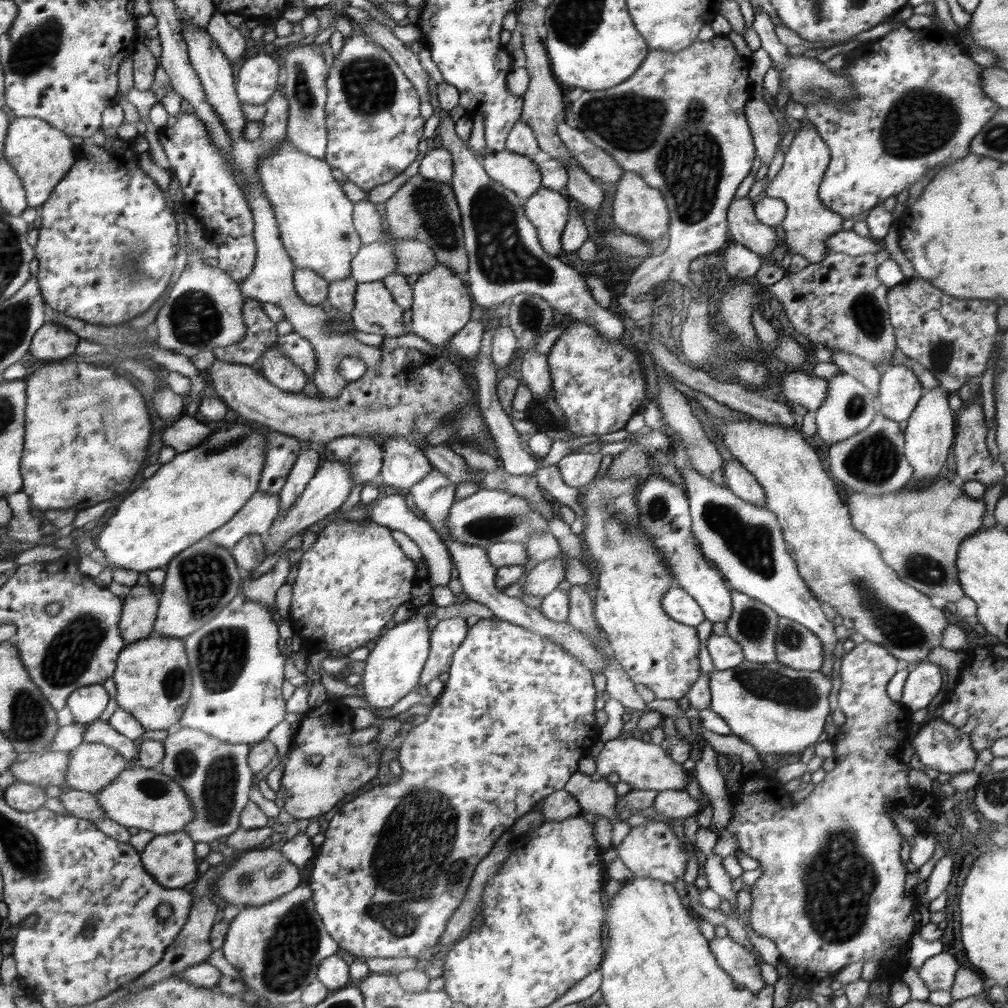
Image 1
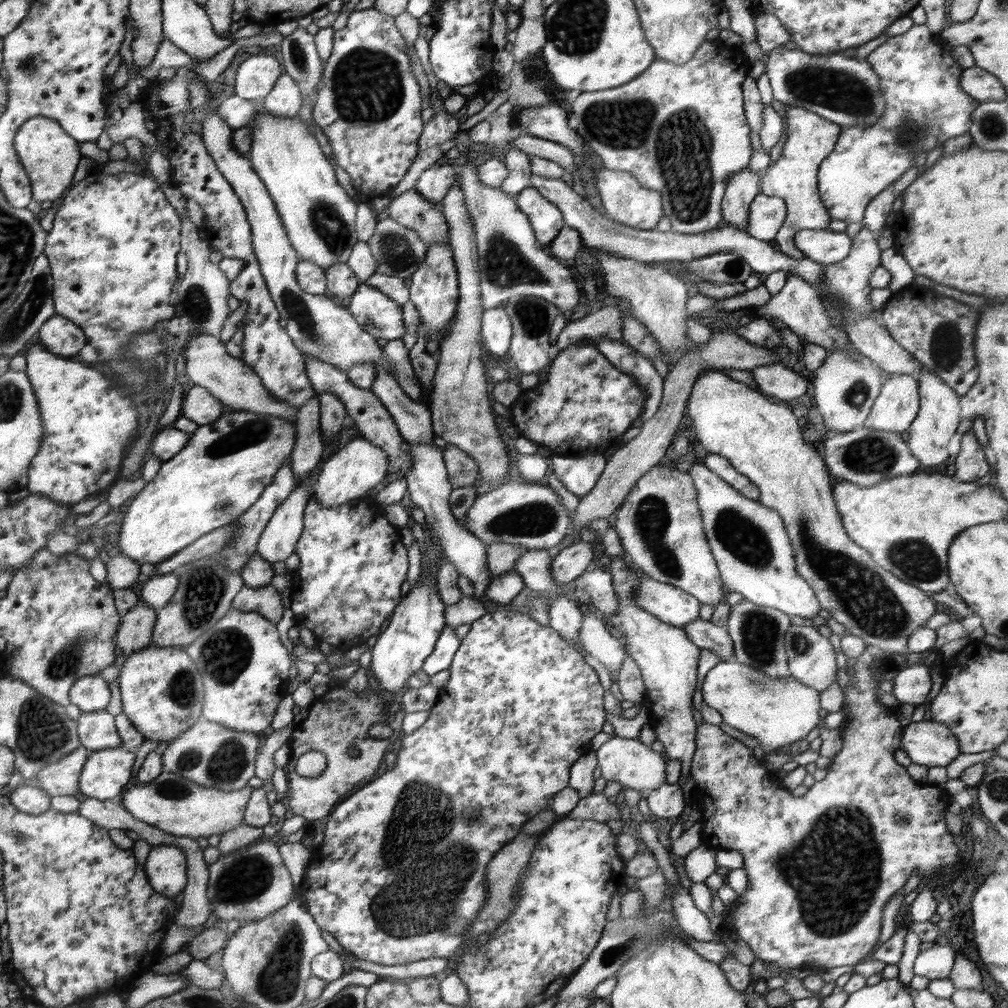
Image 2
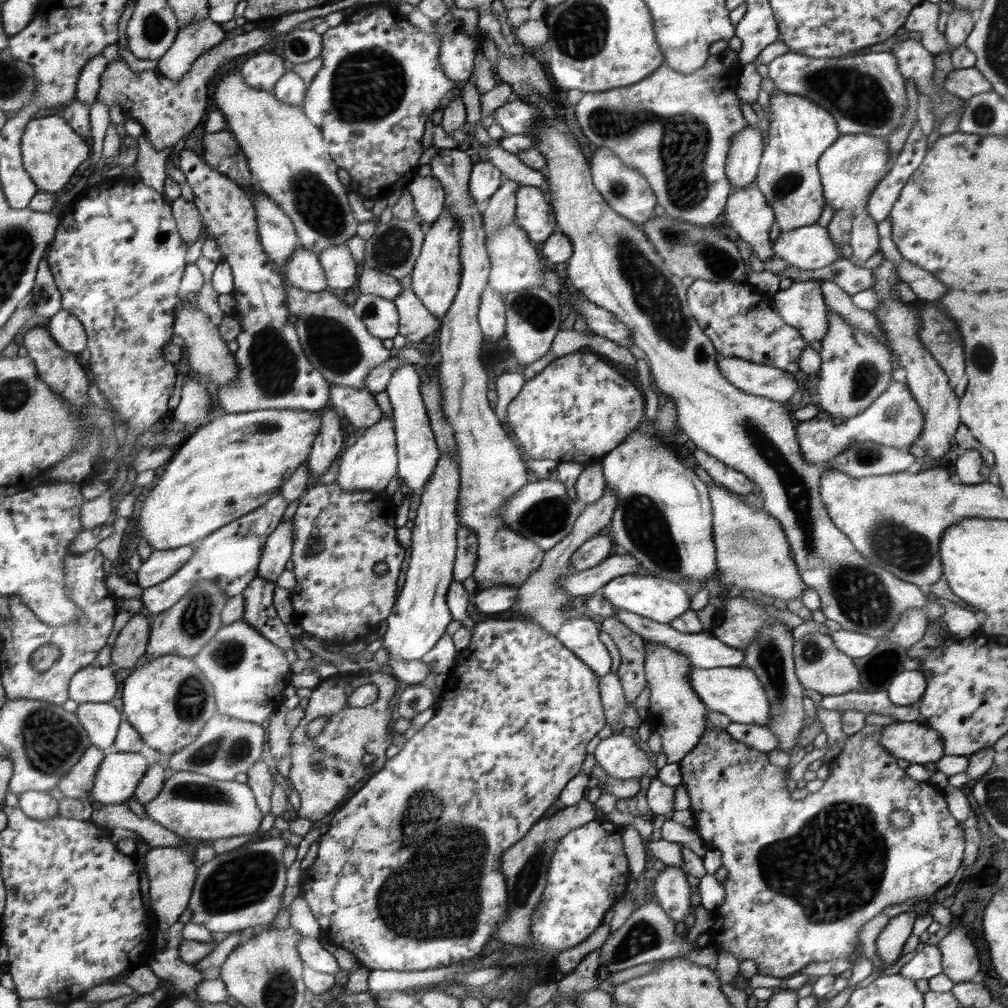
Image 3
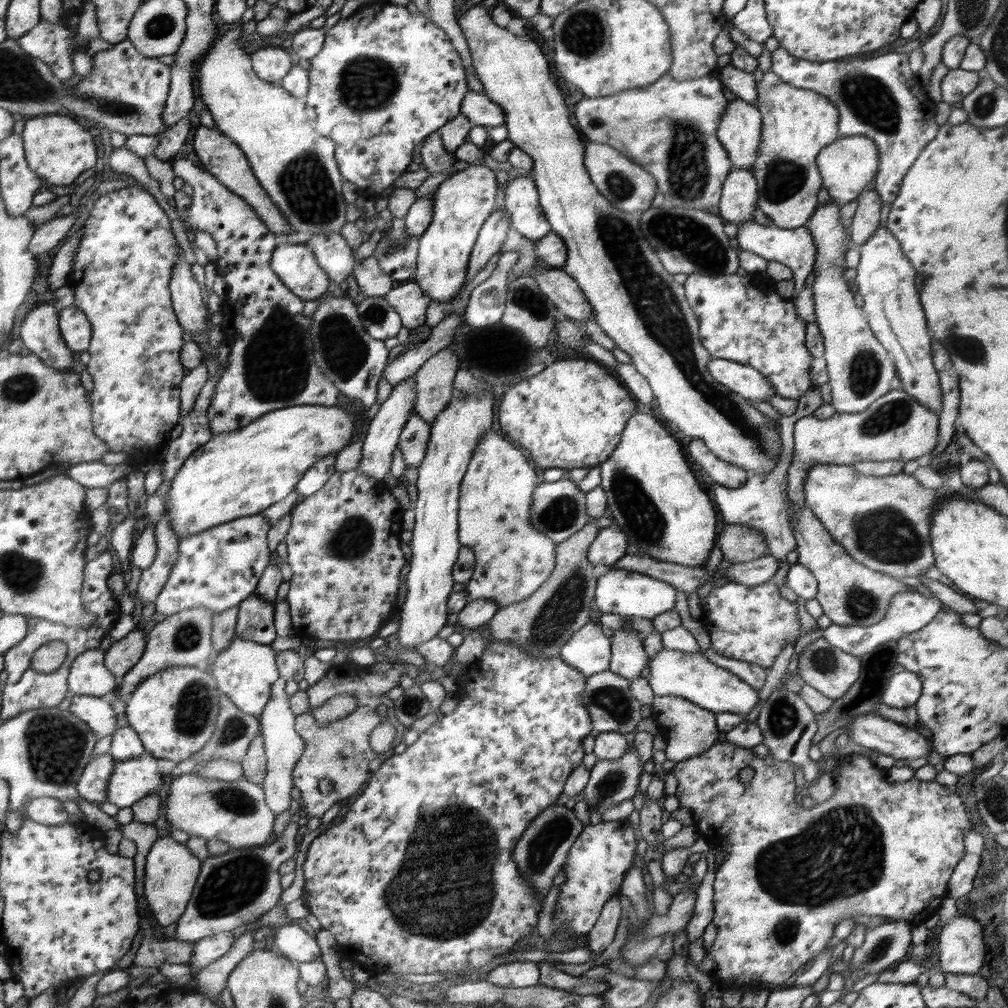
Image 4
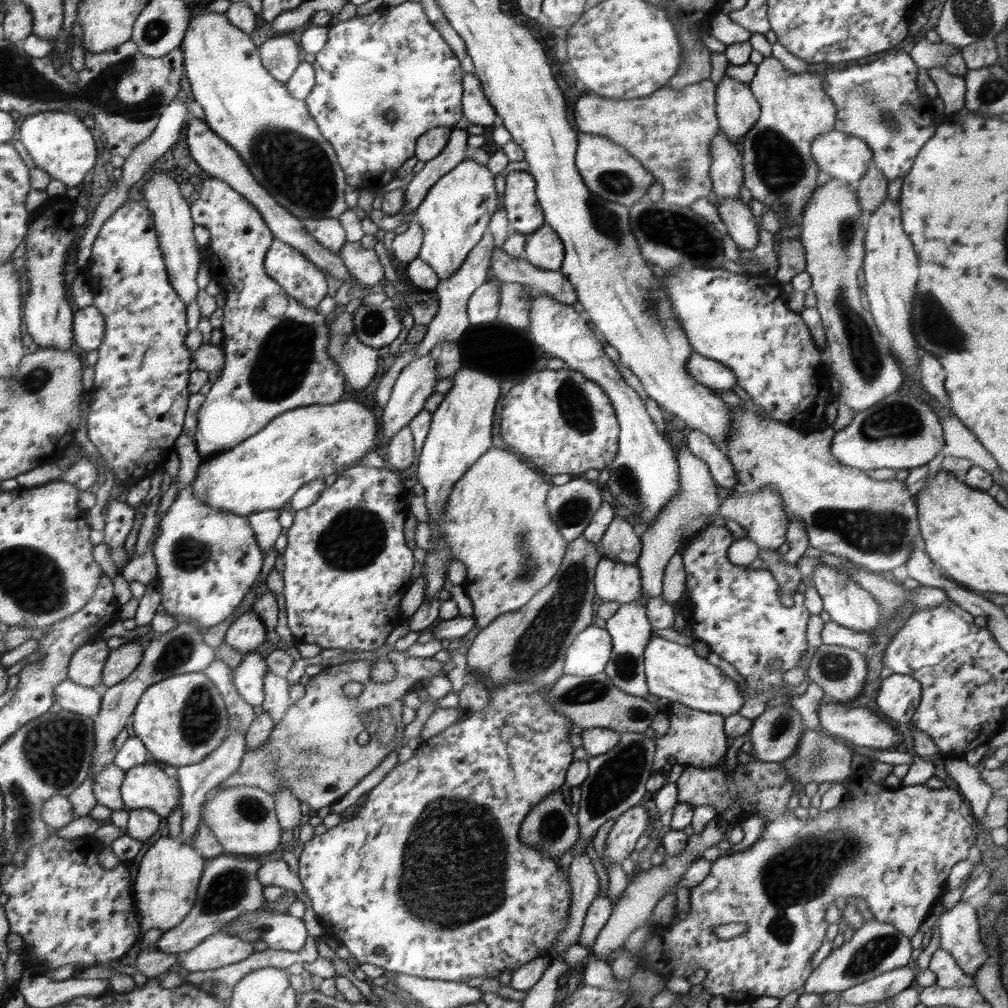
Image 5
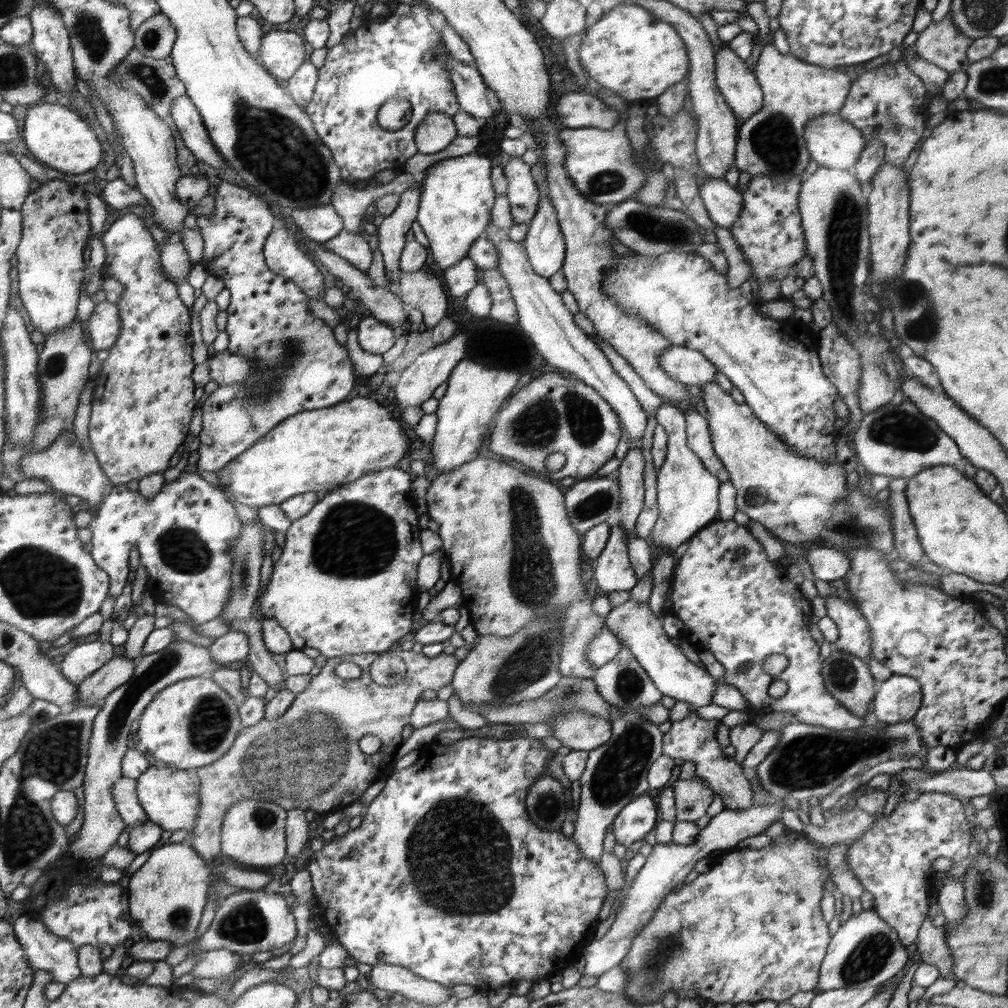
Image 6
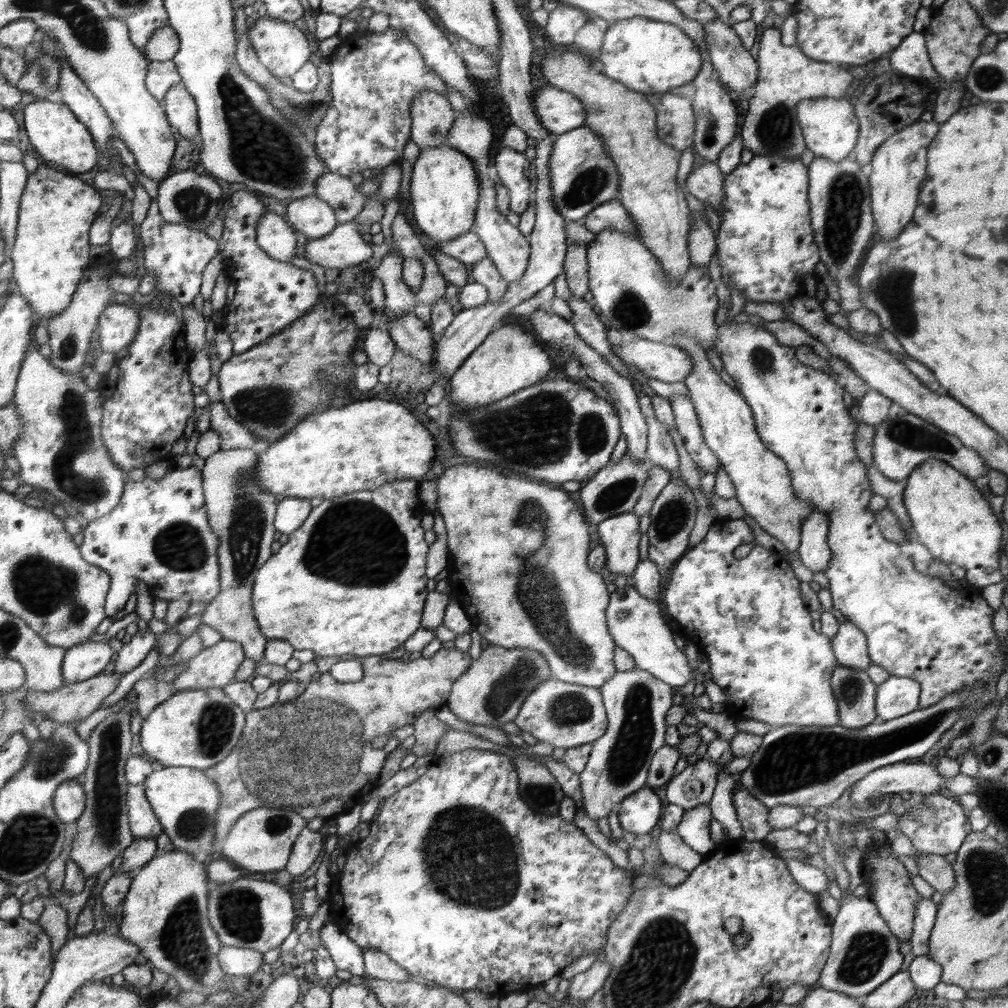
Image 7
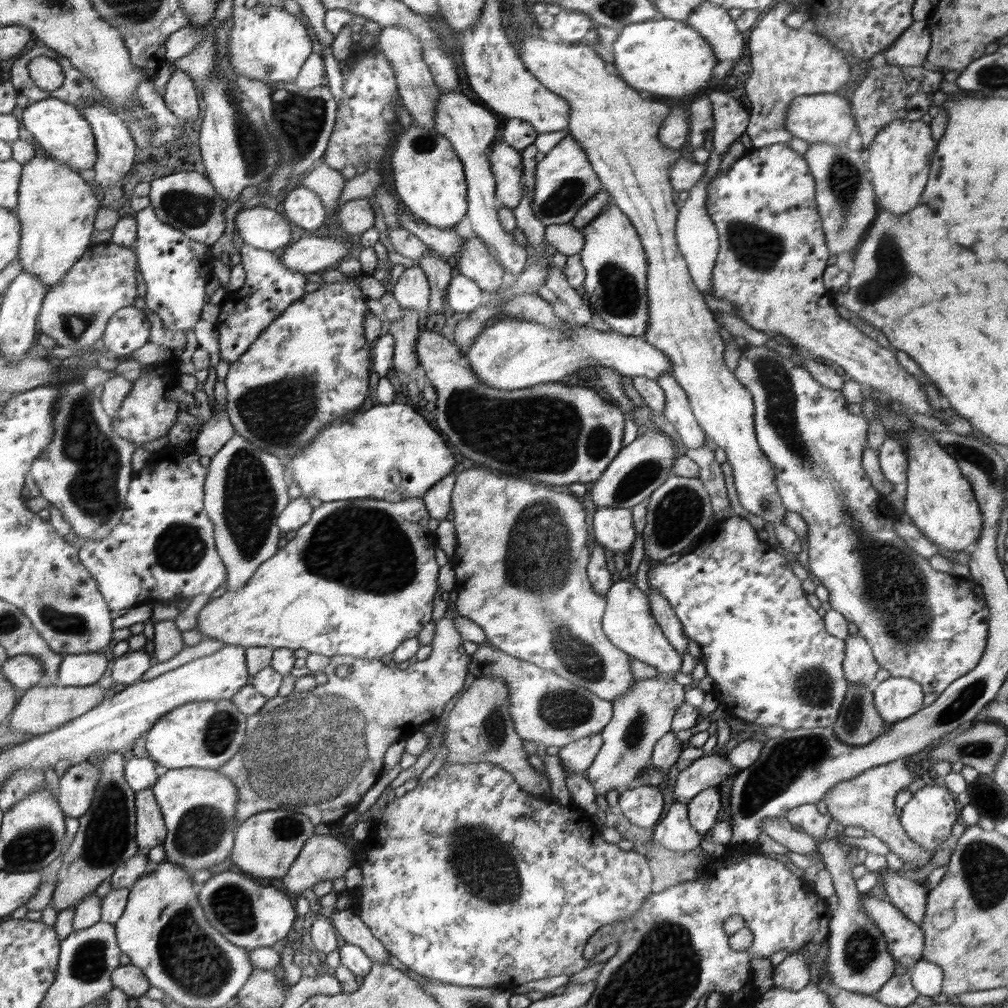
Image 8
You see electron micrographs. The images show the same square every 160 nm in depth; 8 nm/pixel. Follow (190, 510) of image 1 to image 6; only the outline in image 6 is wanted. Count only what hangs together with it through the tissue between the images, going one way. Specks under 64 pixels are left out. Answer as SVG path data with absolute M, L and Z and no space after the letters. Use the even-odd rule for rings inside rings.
M358 396L334 408L290 416L214 474L230 502L260 508L306 492L337 490L369 472L395 467L410 450L410 438L392 412L376 400Z

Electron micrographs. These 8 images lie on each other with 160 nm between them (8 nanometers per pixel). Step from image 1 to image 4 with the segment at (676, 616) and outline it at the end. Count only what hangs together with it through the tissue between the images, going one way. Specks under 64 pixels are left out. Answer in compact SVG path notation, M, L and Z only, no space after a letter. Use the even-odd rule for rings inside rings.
M610 567L610 570L603 573L601 578L598 579L597 598L594 599L594 604L603 613L614 613L623 617L642 617L652 620L655 616L674 609L675 600L676 591L671 584L655 579L646 573Z

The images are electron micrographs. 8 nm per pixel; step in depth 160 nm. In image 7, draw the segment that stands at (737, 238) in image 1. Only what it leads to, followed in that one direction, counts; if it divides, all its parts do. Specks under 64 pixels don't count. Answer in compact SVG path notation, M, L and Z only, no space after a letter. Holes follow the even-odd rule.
M718 18L703 23L704 42L713 67L720 72L720 81L734 92L752 88L758 80L758 63L743 48L732 25Z

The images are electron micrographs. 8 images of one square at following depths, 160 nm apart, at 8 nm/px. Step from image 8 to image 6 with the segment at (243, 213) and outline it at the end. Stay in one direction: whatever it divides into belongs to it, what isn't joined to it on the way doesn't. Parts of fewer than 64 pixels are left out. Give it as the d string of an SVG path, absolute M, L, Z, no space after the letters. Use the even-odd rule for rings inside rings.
M276 228L270 231L268 238L265 240L265 264L277 274L278 277L285 279L300 288L300 292L309 300L309 309L314 316L322 318L330 327L336 327L343 323L345 314L338 312L324 302L326 288L320 270L316 264L307 258L307 254L300 248L300 244L286 228Z

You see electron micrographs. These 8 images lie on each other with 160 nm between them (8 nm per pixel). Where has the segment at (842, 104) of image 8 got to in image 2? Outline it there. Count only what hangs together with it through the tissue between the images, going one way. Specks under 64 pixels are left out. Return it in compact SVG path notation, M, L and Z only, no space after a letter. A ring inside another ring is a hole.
M920 24L901 35L891 36L867 56L866 60L878 75L886 110L884 116L872 126L842 128L832 152L820 163L817 189L832 219L844 220L847 224L862 221L872 198L895 183L910 165L914 165L918 155L943 145L949 138L964 134L970 128L970 115L979 105L979 100L960 88L960 74L964 68L954 62L951 48L940 34L932 33L927 24Z

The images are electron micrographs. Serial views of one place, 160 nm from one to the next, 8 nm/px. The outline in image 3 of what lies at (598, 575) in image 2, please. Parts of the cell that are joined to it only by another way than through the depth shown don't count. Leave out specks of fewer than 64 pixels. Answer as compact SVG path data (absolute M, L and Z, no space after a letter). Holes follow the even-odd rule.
M613 606L616 613L614 613L614 618L623 622L630 630L633 630L637 635L640 635L645 640L651 640L652 642L659 642L664 646L670 648L670 650L677 650L678 652L683 652L694 667L704 667L718 668L718 667L732 667L732 666L743 666L744 662L744 652L738 650L737 648L732 648L727 644L724 644L721 640L718 640L709 631L700 633L683 633L679 630L674 630L669 623L659 623L655 620L650 620L645 616L640 616L639 614L630 614L627 610L623 608L618 608Z

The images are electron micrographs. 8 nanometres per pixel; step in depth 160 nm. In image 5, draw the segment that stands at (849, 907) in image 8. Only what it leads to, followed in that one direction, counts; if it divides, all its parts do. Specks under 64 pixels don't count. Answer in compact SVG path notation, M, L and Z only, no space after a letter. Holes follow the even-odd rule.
M876 919L865 921L854 931L850 940L844 941L837 949L832 949L819 966L813 969L805 982L803 992L824 994L862 984L883 972L906 966L910 962L912 950L911 939L904 936L893 924Z

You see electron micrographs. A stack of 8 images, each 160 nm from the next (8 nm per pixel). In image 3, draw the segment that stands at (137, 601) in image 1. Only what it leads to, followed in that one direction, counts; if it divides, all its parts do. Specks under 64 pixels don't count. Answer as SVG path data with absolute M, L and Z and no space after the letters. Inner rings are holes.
M137 613L126 623L111 646L111 664L132 668L145 655L151 624L145 615Z

